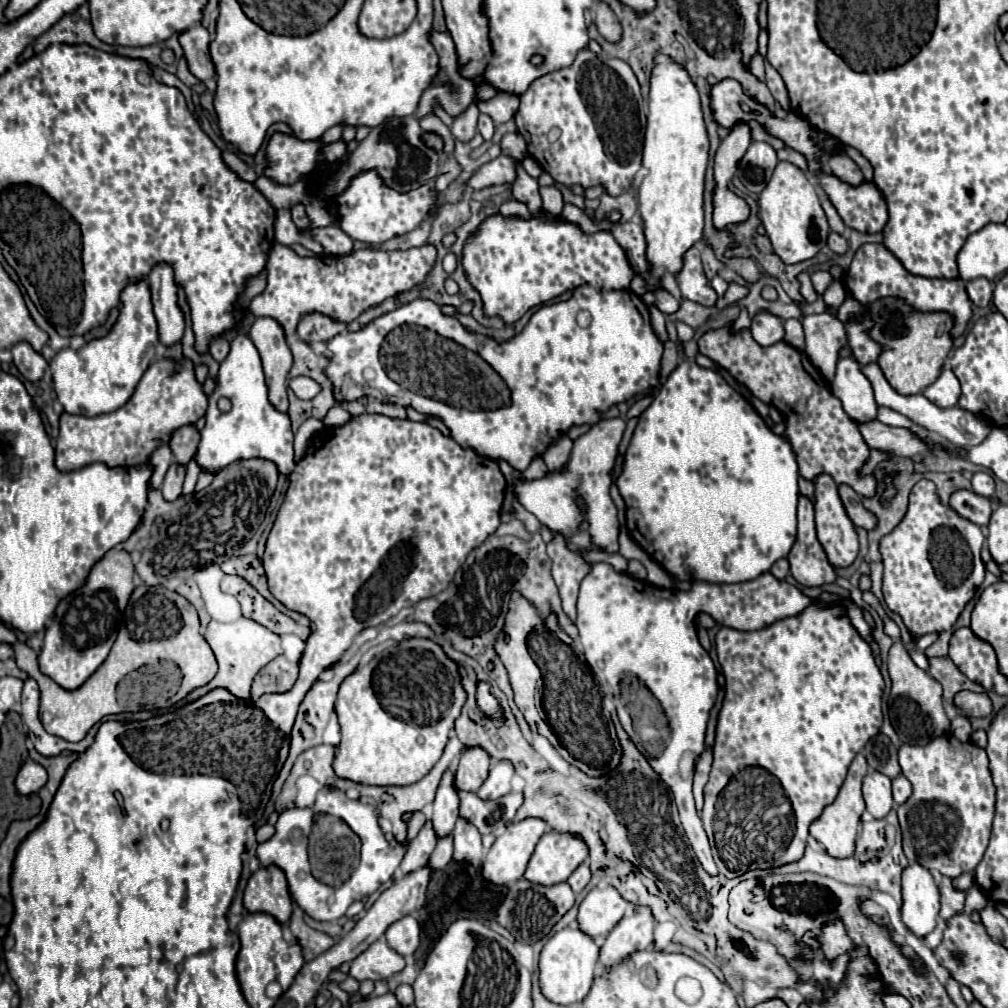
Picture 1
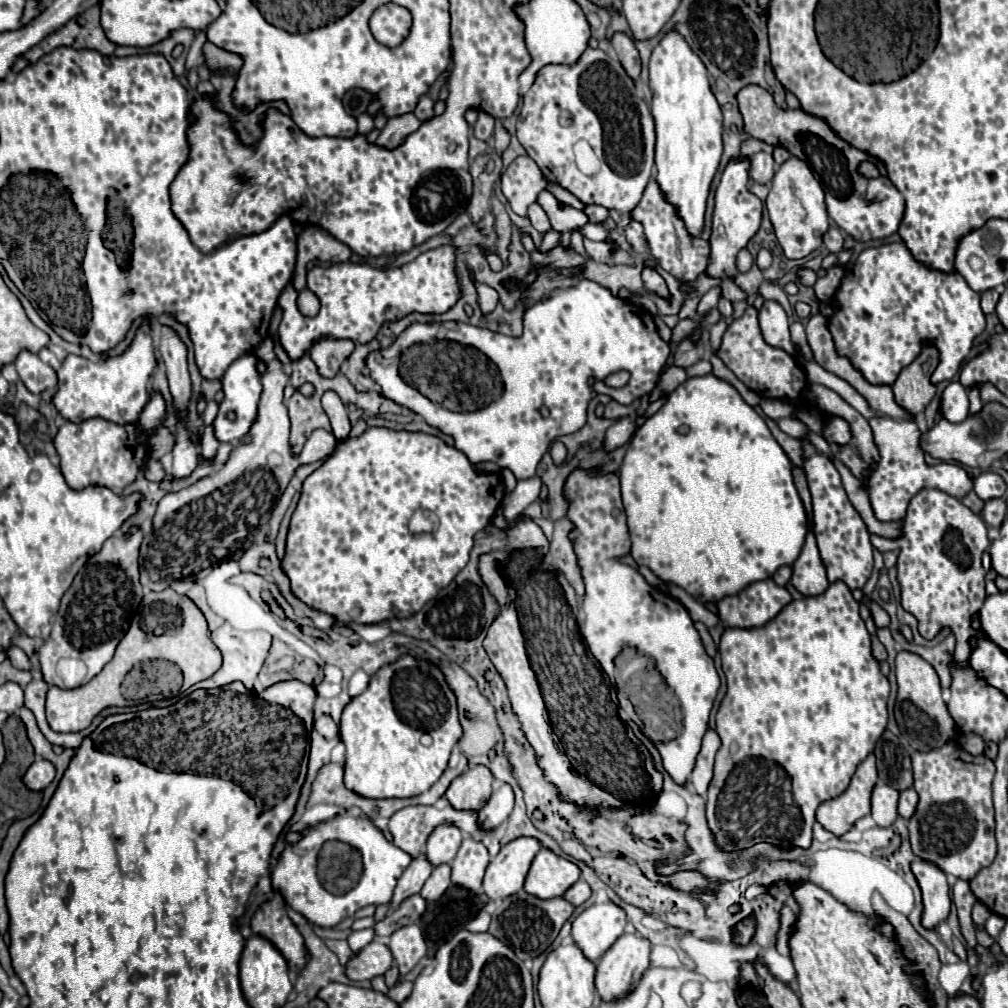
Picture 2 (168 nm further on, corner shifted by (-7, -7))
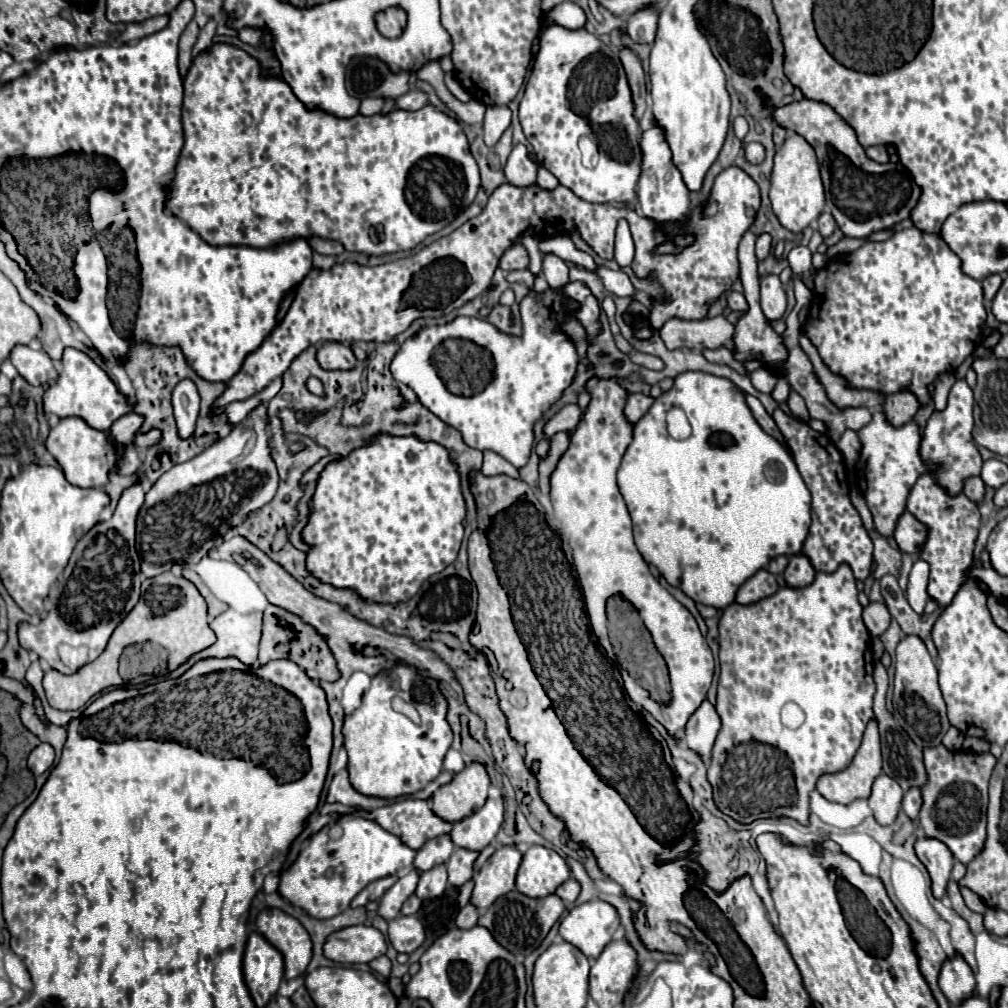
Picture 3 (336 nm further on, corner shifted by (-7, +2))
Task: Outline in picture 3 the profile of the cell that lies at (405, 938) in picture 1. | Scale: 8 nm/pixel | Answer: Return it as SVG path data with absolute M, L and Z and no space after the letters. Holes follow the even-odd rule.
M403 915L395 917L389 923L389 941L399 953L411 955L425 941L425 931L423 931L421 921L413 915L411 917L403 917Z

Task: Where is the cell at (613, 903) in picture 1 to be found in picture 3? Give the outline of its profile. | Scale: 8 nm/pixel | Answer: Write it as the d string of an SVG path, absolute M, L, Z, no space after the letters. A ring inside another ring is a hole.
M591 899L573 907L561 921L559 935L583 951L589 959L601 955L619 927L617 909L601 899Z

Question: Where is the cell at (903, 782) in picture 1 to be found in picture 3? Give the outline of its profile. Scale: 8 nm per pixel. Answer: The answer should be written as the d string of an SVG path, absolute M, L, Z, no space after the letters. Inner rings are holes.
M913 787L913 789L905 791L903 801L901 801L901 807L903 807L903 811L905 811L911 819L917 819L921 803L923 803L923 801L921 801L921 791L919 791L917 787Z

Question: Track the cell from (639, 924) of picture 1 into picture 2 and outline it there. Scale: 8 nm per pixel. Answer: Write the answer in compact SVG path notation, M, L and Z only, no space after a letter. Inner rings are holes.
M623 934L617 942L603 954L595 974L595 988L601 1000L619 1000L631 992L643 972L649 968L651 944L637 934Z

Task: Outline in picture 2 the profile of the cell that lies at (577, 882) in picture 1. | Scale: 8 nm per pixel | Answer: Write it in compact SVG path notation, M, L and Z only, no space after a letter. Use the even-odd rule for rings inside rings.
M577 880L577 882L563 894L563 898L565 898L567 902L571 902L573 906L583 904L589 896L591 896L591 888L589 888L589 884L587 884L585 880Z

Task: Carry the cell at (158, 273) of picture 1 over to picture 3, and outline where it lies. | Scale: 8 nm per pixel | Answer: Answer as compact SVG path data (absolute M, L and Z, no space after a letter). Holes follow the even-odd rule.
M179 381L173 389L173 411L177 421L177 433L181 439L191 439L195 433L195 421L199 415L199 393L193 381Z

